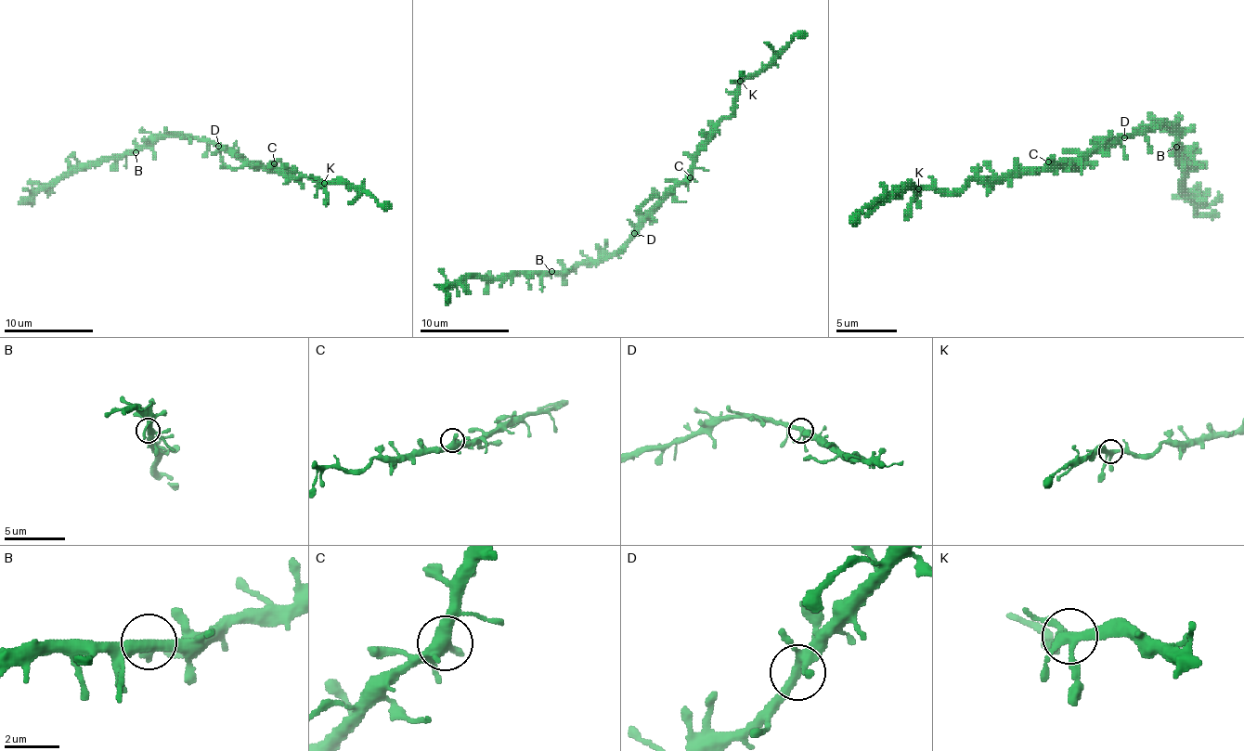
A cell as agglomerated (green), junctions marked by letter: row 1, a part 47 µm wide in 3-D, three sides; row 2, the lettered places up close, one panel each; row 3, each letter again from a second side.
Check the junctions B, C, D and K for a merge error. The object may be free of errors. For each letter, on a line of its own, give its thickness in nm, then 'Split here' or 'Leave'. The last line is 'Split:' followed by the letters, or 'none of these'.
B: Thickness 320 nm. Leave
C: Thickness 380 nm. Leave
D: Thickness 320 nm. Leave
K: Thickness 320 nm. Leave
Split: none of these

